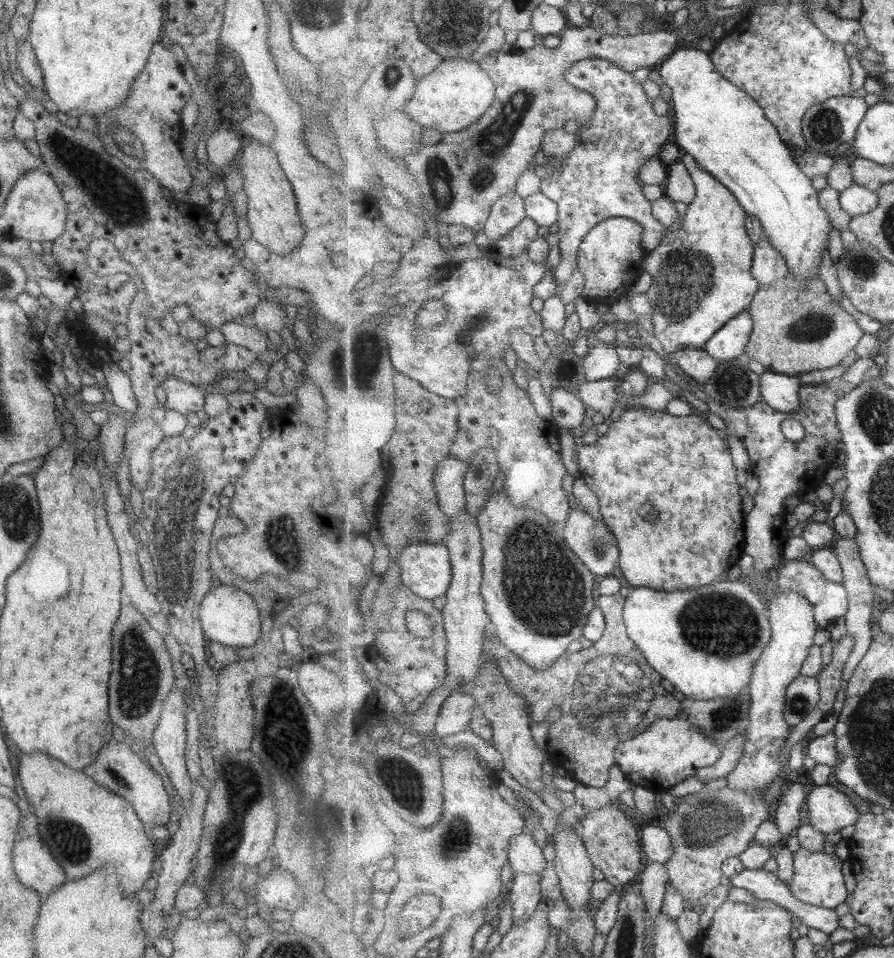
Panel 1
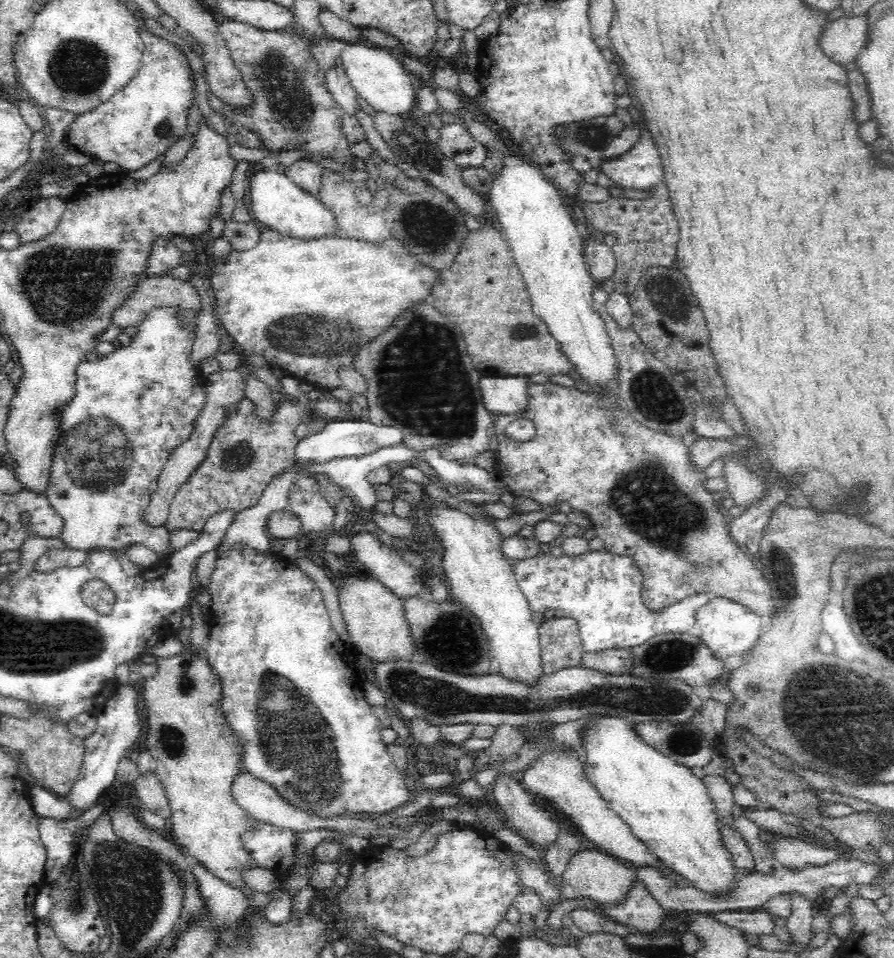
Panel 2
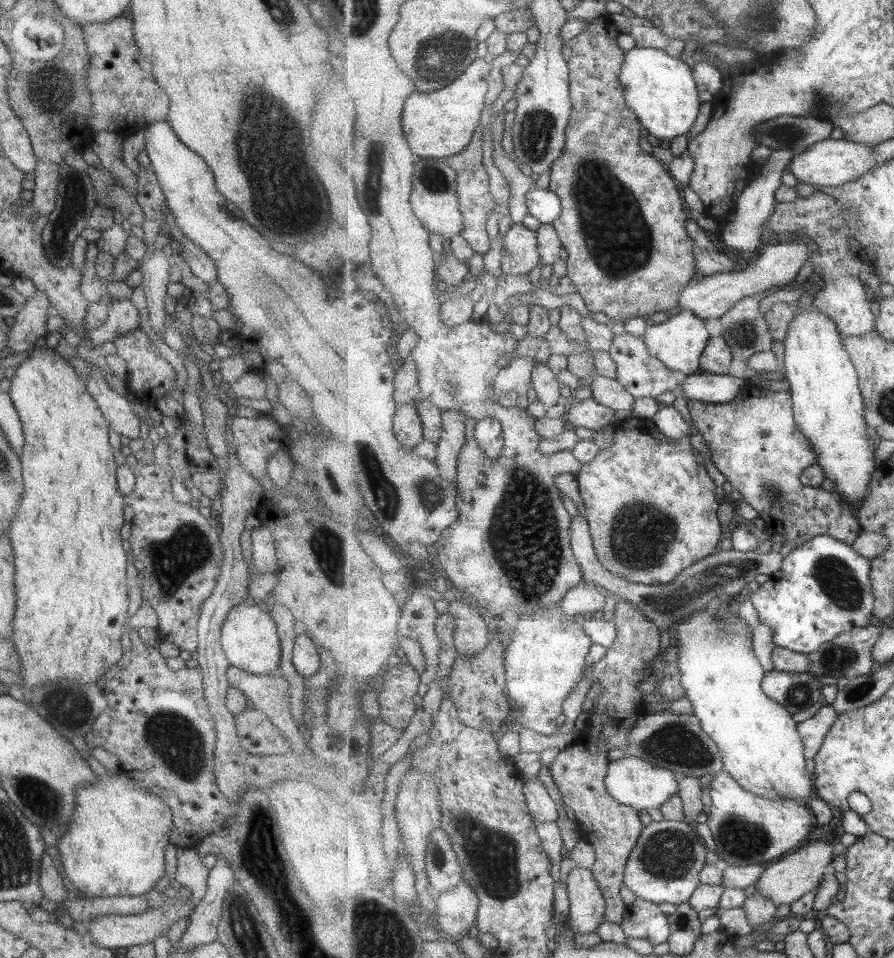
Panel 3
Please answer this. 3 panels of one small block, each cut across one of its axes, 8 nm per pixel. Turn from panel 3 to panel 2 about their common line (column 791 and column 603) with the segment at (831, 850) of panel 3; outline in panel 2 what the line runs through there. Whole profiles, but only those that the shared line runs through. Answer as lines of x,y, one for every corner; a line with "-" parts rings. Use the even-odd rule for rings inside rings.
580,851
579,853
576,853
570,859
568,870
566,870
559,879
562,882
560,885
560,898
562,898
561,902
564,902
564,900
588,898
600,906
606,905
612,906
613,908
620,907
620,904
624,904
624,902
626,902
626,898
630,896
632,886
635,882
632,870
628,870
628,868
626,868
620,860
599,851

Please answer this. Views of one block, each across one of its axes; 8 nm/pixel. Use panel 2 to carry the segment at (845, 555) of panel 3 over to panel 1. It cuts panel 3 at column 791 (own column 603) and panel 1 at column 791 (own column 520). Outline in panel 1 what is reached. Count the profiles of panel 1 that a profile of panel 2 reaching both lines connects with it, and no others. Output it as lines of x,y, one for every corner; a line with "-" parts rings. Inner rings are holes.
810,558
788,561
778,574
778,585
782,590
792,590
807,598
814,608
814,615
819,628
825,630
833,627
835,620
845,617
850,611
850,599
847,589
835,581
829,580
811,561

